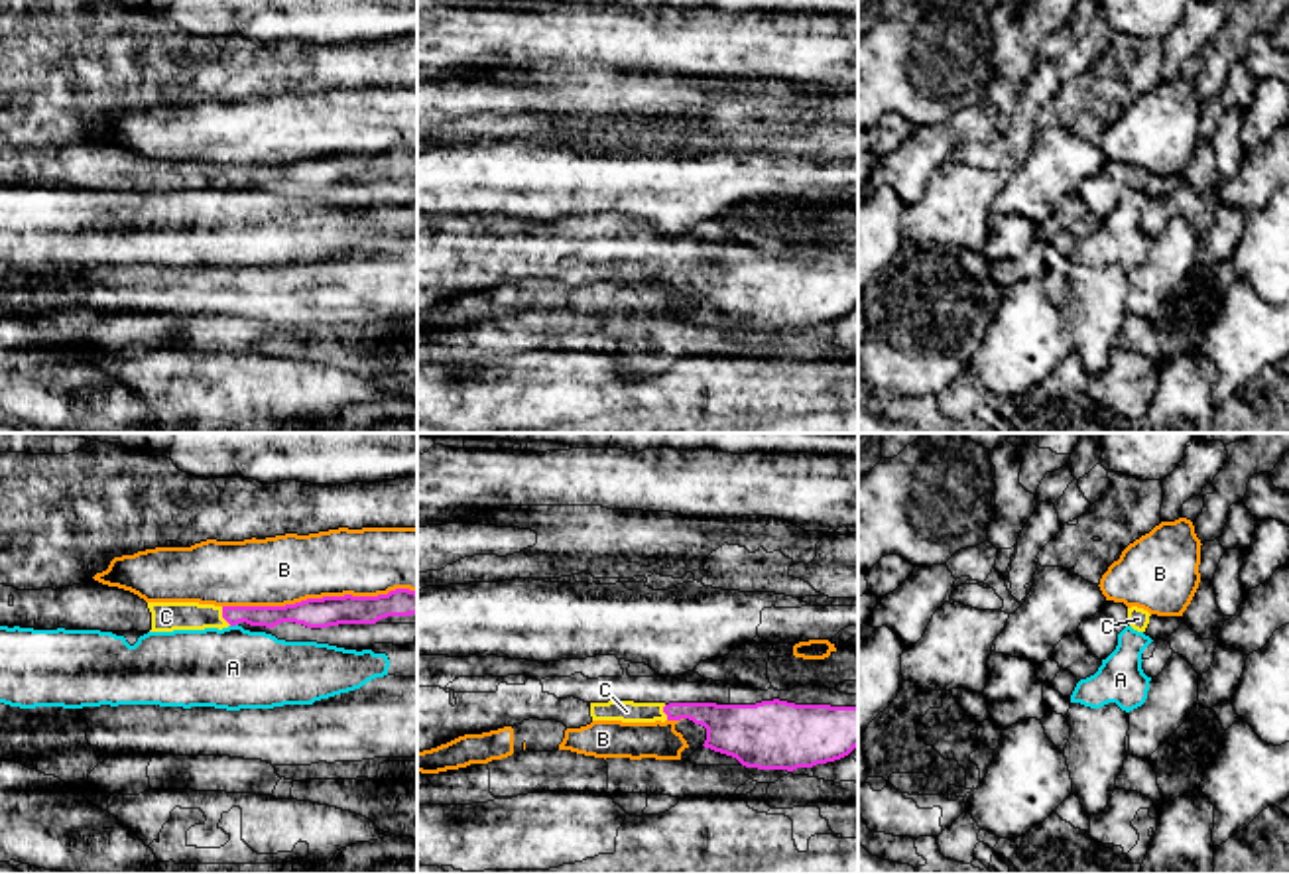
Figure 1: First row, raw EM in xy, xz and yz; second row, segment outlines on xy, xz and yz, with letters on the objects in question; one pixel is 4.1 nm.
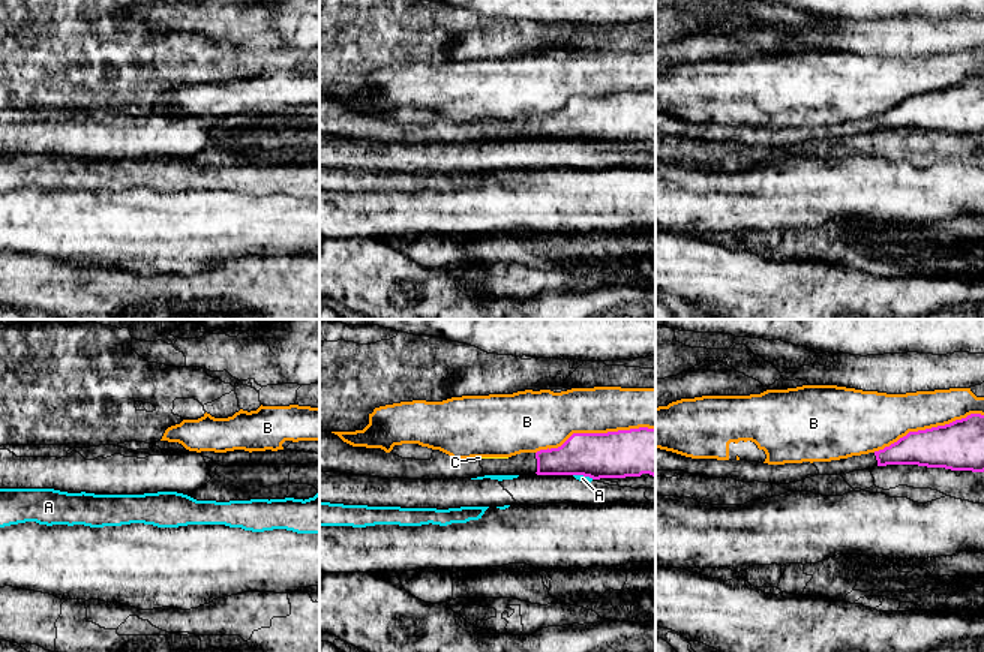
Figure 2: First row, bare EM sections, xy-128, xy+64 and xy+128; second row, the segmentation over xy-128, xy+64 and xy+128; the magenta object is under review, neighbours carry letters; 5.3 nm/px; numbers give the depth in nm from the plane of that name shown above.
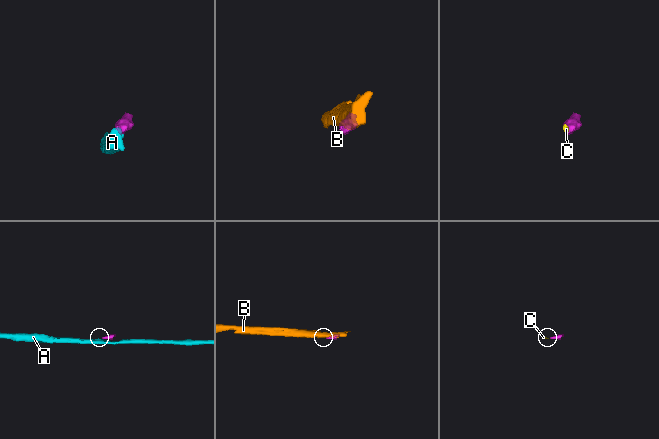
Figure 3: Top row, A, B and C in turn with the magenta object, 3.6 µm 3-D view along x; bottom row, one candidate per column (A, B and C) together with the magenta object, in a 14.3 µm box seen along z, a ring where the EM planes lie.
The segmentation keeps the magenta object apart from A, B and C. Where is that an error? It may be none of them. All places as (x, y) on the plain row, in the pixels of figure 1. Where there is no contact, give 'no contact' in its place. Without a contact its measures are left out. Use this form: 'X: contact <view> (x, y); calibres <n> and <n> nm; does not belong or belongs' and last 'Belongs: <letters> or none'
A: contact xy (233, 184); calibres 90 and 340 nm; does not belong
B: contact xy (319, 158); calibres 130 and 280 nm; does not belong
C: contact xy (223, 176); calibres 90 and 130 nm; belongs
Belongs: C

